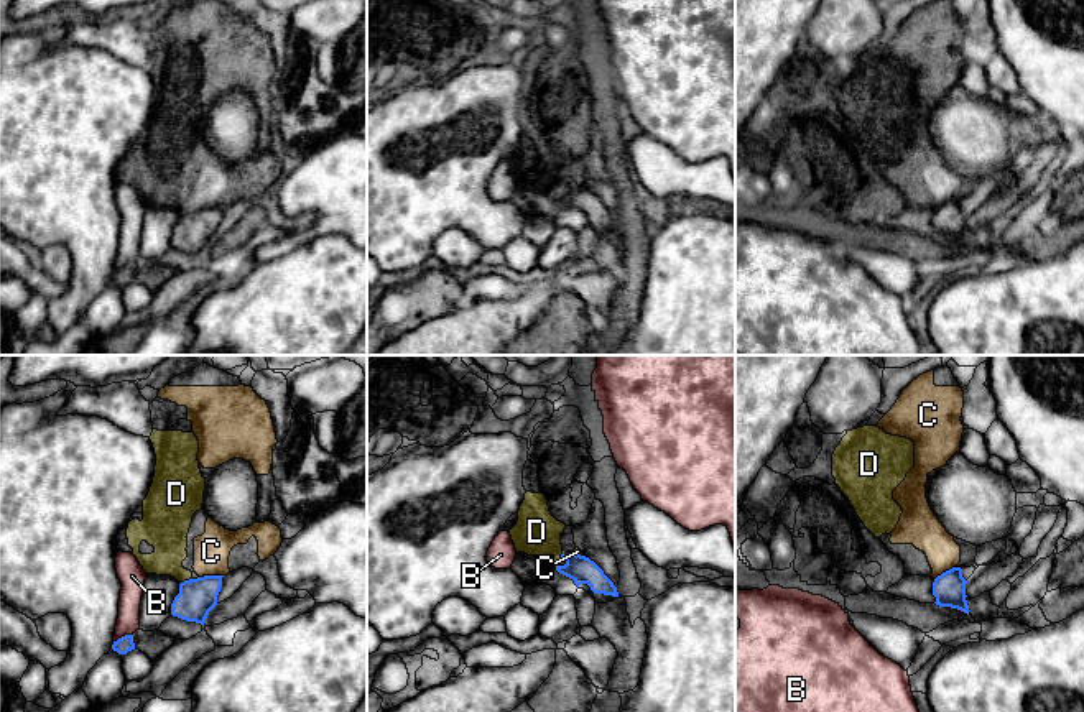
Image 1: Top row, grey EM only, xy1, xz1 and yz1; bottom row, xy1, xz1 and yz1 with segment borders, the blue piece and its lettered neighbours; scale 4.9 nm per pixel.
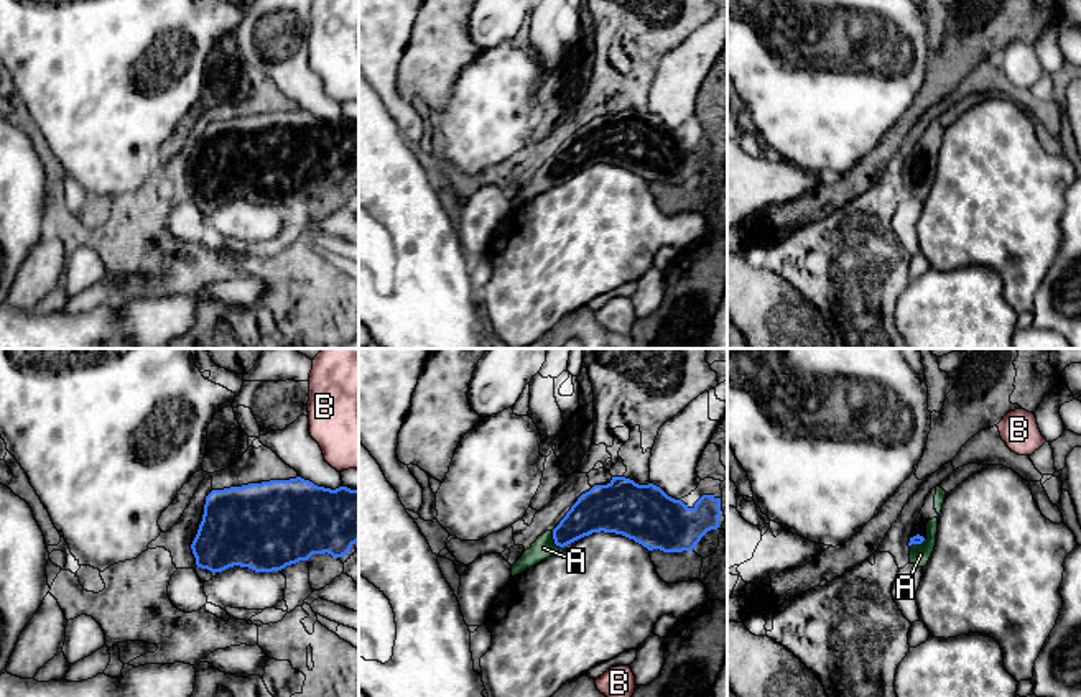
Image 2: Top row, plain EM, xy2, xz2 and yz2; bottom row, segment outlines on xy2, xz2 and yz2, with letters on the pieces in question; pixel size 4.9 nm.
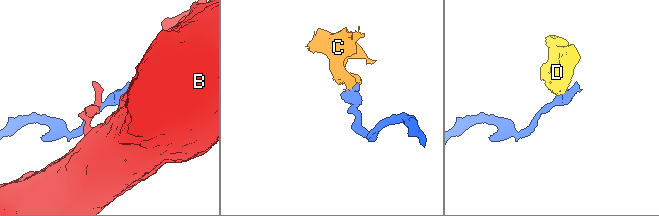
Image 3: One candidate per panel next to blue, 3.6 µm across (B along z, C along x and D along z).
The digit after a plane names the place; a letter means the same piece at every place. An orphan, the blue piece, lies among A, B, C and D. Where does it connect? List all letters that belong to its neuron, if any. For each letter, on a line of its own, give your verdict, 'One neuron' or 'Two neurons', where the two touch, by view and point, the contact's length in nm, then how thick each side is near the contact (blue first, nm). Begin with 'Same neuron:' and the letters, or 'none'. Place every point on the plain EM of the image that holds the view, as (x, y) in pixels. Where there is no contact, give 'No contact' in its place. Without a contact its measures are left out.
Same neuron: A
A: One neuron. Touches blue at xz2 (553, 170). Shared border 100 nm. Thickness 200 nm (blue) against 110 nm
B: Two neurons. Touches blue at xy1 (122, 268). Shared border 100 nm. Thickness 80 nm (blue) against 110 nm
C: Two neurons. Touches blue at yz1 (946, 203). Shared border 120 nm. Thickness 160 nm (blue) against 190 nm
D: Two neurons. Touches blue at xy1 (186, 212). Shared border 60 nm. Thickness 180 nm (blue) against 180 nm

